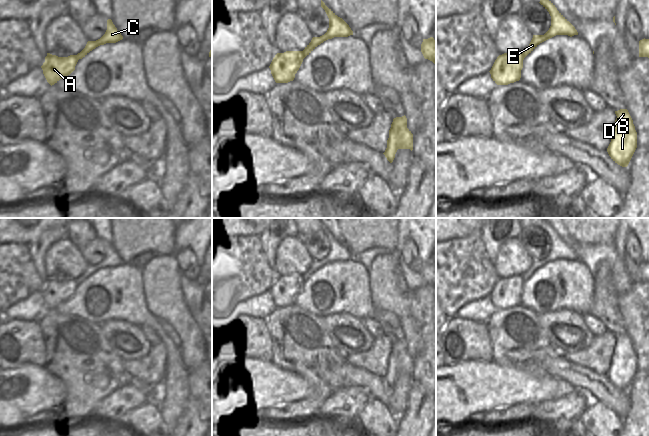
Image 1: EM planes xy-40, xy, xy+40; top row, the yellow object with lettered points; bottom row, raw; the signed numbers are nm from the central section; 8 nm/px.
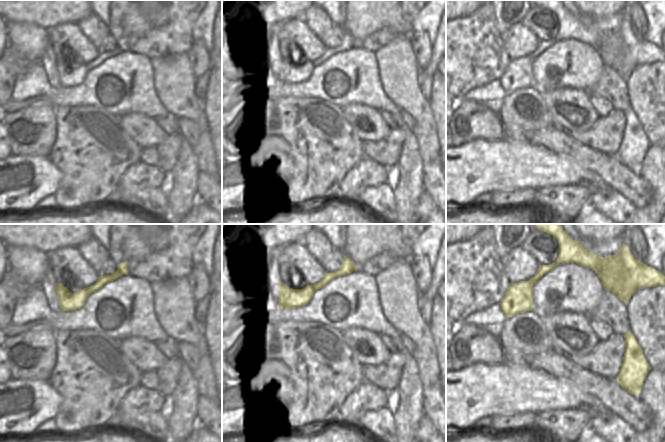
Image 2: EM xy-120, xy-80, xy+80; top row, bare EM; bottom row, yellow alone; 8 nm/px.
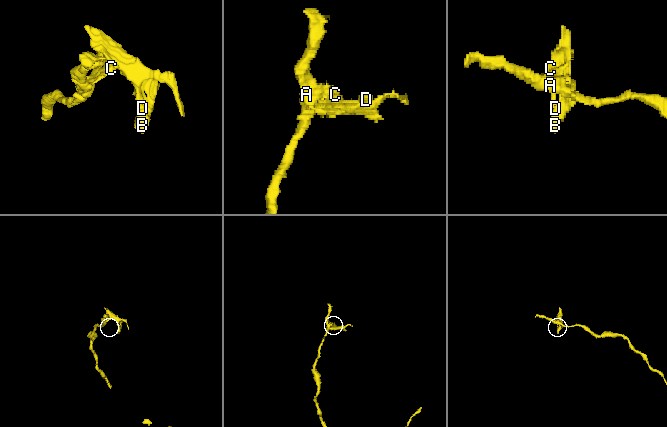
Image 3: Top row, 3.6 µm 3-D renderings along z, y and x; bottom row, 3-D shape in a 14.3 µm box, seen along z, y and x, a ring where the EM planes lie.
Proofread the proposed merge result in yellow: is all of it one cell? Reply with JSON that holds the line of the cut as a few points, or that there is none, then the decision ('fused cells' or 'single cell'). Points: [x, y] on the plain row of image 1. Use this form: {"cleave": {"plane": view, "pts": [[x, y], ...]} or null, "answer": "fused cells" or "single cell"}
{"cleave": {"plane": "xy", "pts": [[302, 275], [303, 282]]}, "answer": "fused cells"}

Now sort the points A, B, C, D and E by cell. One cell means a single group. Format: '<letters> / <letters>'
A / B C D E

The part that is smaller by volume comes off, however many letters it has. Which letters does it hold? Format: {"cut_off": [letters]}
{"cut_off": ["B", "C", "D", "E"]}

